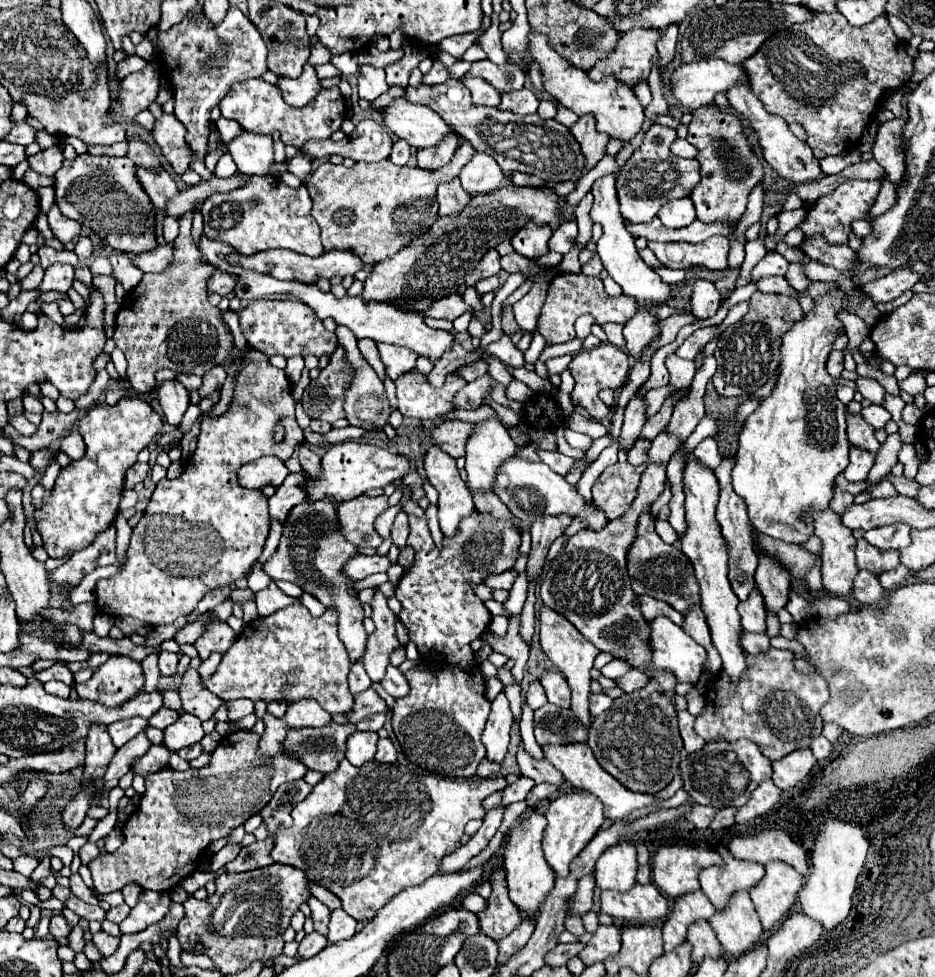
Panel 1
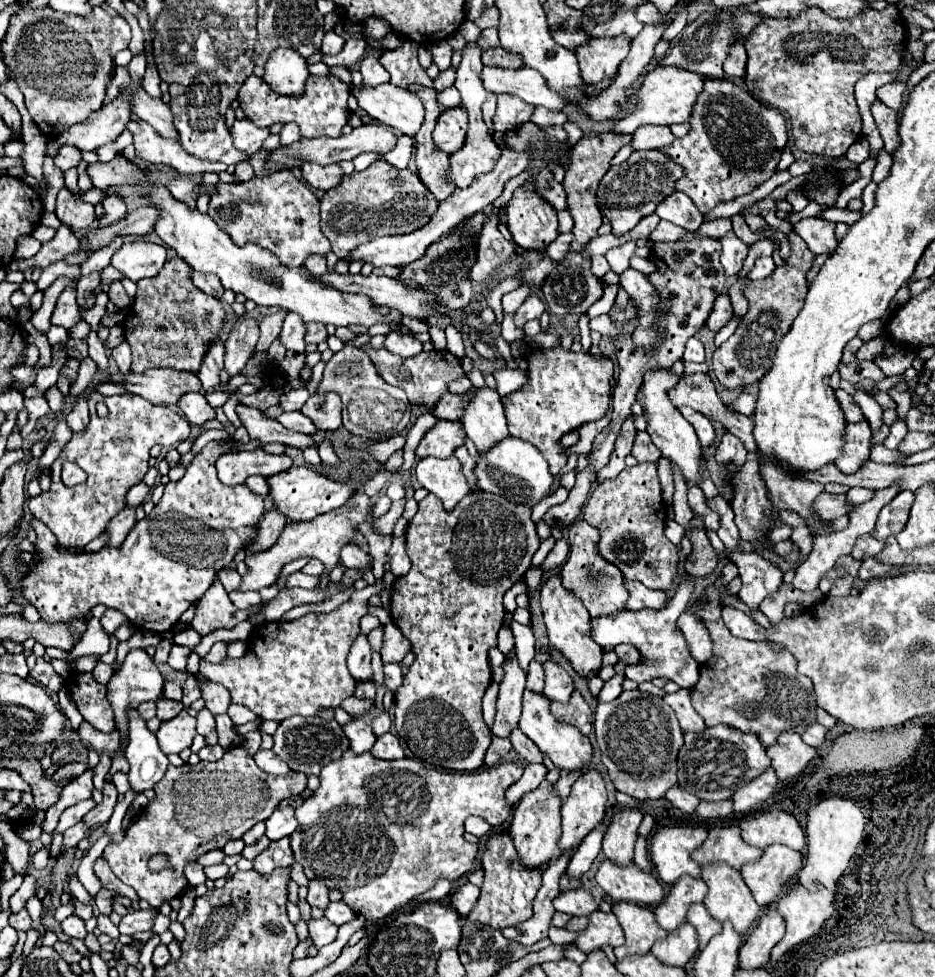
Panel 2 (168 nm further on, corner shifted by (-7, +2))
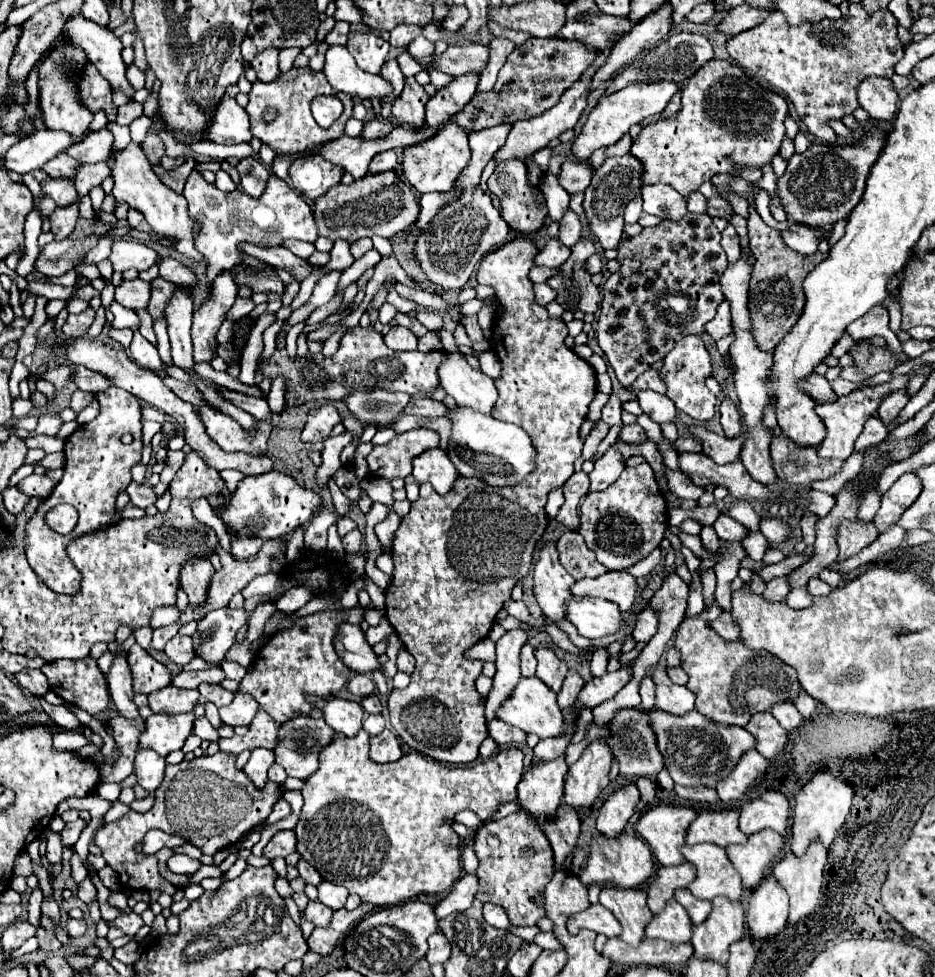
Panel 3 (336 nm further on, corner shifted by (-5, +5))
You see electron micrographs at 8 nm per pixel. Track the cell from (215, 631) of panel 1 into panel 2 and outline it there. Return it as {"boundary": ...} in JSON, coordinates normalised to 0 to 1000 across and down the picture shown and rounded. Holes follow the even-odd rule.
{"boundary":[[[231,595],[212,615],[210,632],[205,634],[203,640],[207,646],[212,646],[218,652],[231,644],[248,644],[263,632],[265,632],[265,625],[252,623],[244,613],[244,607],[237,601],[237,597]]]}

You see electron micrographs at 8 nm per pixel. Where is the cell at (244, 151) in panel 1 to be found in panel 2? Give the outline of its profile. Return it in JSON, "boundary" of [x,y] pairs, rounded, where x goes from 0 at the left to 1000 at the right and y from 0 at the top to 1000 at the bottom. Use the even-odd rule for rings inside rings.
{"boundary":[[[259,122],[259,124],[250,124],[246,136],[250,142],[250,150],[255,155],[261,155],[263,159],[272,159],[274,155],[280,153],[282,144],[289,138],[289,132],[280,132],[276,128],[272,128],[270,124]]]}

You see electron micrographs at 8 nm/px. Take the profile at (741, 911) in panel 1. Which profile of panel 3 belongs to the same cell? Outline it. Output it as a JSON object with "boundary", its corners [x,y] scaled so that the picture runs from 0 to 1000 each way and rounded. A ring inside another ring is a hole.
{"boundary":[[[732,864],[727,872],[747,890],[742,903],[738,903],[738,913],[744,919],[761,921],[774,915],[781,921],[791,921],[794,917],[791,897],[772,868],[768,868],[766,864],[742,864],[742,866]]]}

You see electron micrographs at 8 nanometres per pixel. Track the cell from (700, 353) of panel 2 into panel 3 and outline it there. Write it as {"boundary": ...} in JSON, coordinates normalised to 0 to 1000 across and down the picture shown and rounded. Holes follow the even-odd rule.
{"boundary":[[[734,344],[729,346],[710,366],[708,377],[704,379],[708,383],[708,389],[712,391],[712,405],[721,411],[721,416],[736,424],[742,430],[759,430],[764,426],[766,418],[766,405],[755,397],[755,387],[761,385],[761,373],[759,373],[759,362],[753,354],[753,350],[747,344]]]}

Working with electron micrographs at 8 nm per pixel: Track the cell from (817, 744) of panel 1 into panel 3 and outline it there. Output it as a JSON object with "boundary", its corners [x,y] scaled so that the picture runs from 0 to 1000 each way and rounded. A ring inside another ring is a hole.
{"boundary":[[[832,719],[830,721],[830,727],[824,727],[824,731],[834,739],[836,745],[841,745],[843,749],[851,747],[858,739],[860,739],[860,733],[849,725],[847,719]]]}

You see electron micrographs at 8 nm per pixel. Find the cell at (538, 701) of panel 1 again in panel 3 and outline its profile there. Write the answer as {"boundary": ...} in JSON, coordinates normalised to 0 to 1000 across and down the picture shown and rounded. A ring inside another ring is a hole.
{"boundary":[[[565,657],[558,661],[558,671],[556,671],[556,688],[558,688],[558,692],[571,692],[571,688],[573,688],[571,663],[569,663]]]}

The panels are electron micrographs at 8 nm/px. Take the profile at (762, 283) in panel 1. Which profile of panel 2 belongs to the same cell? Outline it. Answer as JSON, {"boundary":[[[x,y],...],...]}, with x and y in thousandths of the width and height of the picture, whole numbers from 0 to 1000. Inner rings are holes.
{"boundary":[[[815,263],[806,269],[806,275],[800,279],[800,284],[806,288],[813,288],[813,286],[819,286],[821,281],[826,281],[828,275],[830,275],[830,271],[828,271],[826,263]]]}

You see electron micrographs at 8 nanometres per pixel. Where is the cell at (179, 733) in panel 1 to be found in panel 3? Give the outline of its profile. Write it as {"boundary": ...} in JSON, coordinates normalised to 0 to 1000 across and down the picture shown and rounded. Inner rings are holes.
{"boundary":[[[163,731],[156,737],[156,747],[150,753],[148,766],[160,766],[171,774],[180,774],[186,768],[193,768],[203,753],[207,731]]]}

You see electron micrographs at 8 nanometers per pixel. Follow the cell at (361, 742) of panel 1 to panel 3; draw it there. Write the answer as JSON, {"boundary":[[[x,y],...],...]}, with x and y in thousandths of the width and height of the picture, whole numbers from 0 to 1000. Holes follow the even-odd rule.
{"boundary":[[[327,712],[332,716],[334,725],[342,727],[351,743],[355,743],[359,749],[366,749],[370,753],[381,753],[387,745],[389,725],[379,719],[364,712]]]}

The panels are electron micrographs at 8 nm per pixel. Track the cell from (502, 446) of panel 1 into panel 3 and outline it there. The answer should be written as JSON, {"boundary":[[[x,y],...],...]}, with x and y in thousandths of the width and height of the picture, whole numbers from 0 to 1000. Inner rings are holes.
{"boundary":[[[479,360],[468,375],[471,395],[481,403],[490,416],[503,416],[511,422],[524,424],[533,407],[528,389],[518,381],[507,379],[492,360]]]}

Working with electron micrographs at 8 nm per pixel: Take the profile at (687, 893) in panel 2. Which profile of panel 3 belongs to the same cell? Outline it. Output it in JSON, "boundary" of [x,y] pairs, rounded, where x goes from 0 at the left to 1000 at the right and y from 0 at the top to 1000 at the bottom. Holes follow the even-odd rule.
{"boundary":[[[732,882],[727,886],[717,886],[717,888],[704,888],[699,901],[693,905],[693,927],[695,931],[708,933],[712,923],[721,917],[721,911],[734,909],[744,897],[744,888],[738,882]]]}

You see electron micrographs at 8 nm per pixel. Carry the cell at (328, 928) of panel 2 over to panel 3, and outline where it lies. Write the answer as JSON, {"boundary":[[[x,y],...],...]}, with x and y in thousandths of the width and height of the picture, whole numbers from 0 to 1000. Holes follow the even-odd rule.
{"boundary":[[[338,921],[338,923],[329,923],[325,936],[327,936],[327,942],[336,944],[338,948],[351,948],[353,942],[355,942],[355,931],[349,929],[342,921]]]}

